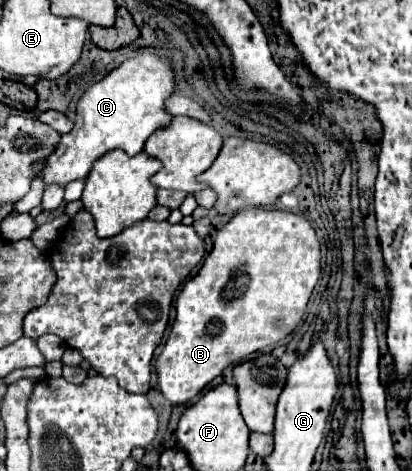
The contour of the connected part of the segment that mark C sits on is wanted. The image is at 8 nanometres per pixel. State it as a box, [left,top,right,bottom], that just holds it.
[32,55,174,187]

